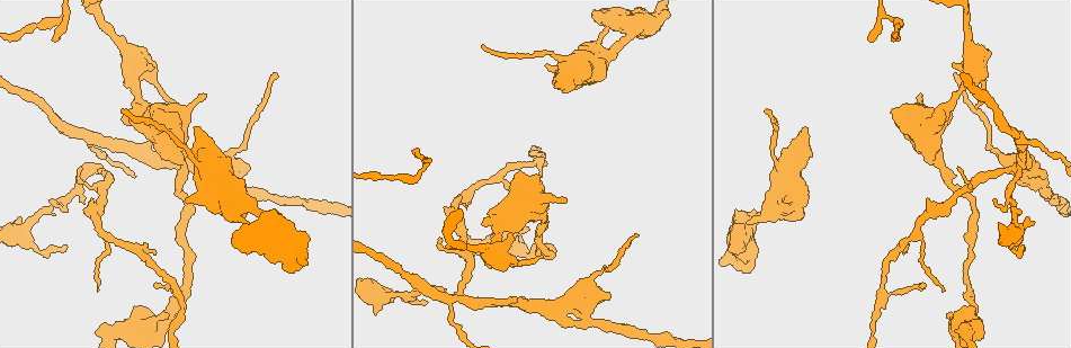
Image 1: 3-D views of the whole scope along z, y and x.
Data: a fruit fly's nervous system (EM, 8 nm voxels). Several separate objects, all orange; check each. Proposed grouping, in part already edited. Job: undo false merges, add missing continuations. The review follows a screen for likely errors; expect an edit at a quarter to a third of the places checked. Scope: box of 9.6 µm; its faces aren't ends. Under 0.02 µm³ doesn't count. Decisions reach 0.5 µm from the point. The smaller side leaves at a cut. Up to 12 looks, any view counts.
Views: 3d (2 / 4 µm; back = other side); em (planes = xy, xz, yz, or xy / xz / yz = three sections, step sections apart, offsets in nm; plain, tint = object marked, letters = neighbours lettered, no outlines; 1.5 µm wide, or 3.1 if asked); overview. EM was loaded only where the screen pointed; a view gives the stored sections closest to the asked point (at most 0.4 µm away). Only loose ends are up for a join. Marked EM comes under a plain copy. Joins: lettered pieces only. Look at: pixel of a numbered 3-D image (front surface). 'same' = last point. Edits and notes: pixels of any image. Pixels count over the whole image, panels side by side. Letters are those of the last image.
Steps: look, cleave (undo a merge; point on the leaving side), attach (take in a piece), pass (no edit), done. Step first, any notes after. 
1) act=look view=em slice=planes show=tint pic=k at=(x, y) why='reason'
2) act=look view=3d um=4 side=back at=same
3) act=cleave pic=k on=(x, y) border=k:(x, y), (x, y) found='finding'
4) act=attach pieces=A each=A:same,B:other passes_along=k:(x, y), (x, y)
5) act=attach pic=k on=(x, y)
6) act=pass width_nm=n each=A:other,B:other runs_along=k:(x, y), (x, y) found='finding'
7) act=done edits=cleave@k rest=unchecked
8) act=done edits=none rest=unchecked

act=look view=3d um=2 pic=1 at=(956, 74) why='end of a long branch'

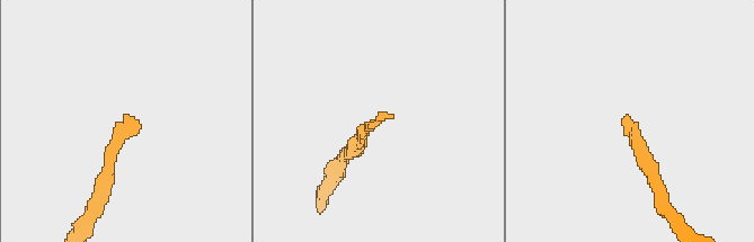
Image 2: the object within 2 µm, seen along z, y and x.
act=look view=em slice=planes show=tint pic=2 at=(626, 117)

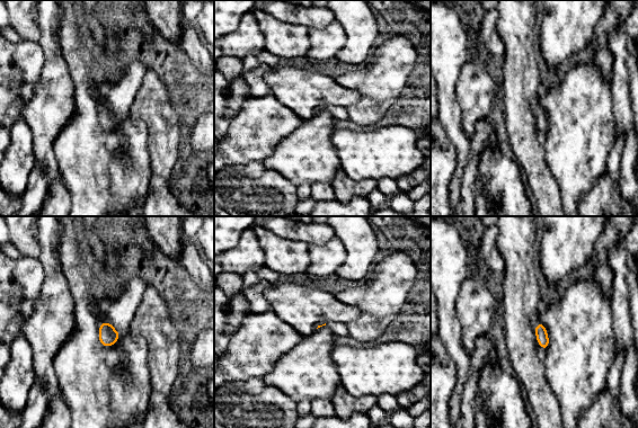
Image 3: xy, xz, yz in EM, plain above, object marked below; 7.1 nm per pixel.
act=look view=em slice=planes show=letters at=same

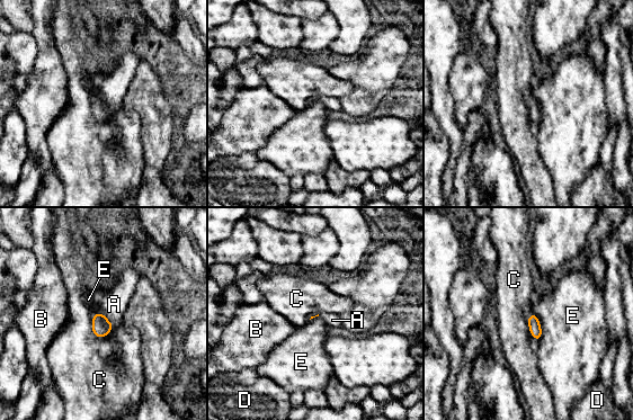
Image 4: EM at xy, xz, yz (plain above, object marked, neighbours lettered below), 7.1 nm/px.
act=attach pieces=A longest_contact=E:220nm each=A:same,B:other,C:other,D:other,E:other found='it goes on there'

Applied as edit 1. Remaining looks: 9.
act=look view=overview why='see it whole again'

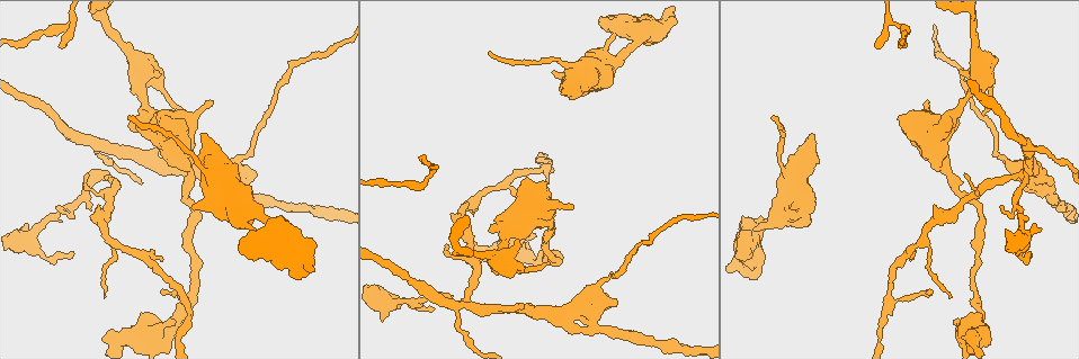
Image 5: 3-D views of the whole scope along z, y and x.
act=look view=3d um=2 pic=5 at=(569, 207) why='thin end'

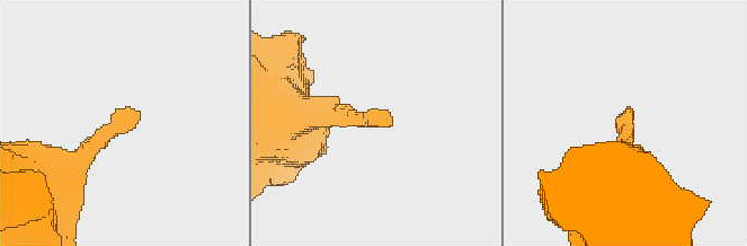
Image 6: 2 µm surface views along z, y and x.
act=look view=em slice=planes show=letters pic=6 at=(376, 125)

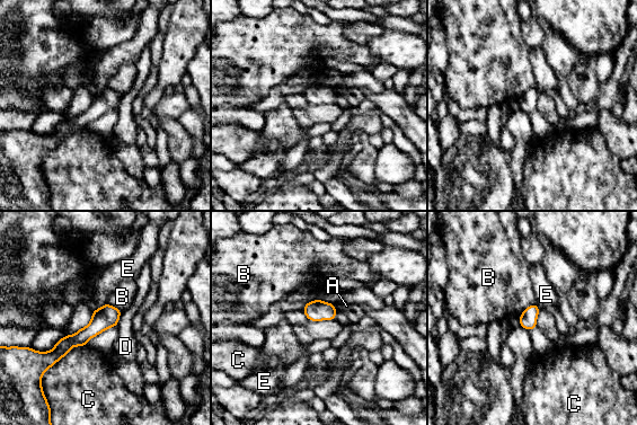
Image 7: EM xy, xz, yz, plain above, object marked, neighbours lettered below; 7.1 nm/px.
act=pass width_nm=120 each=A:other,B:other,C:other,D:other,E:other runs_along=7:(116, 311), (55, 354), (45, 354) found='no lettered piece goes on from it'

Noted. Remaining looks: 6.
act=look view=em slice=planes show=letters pic=5 at=(1053, 185) why='an open end'

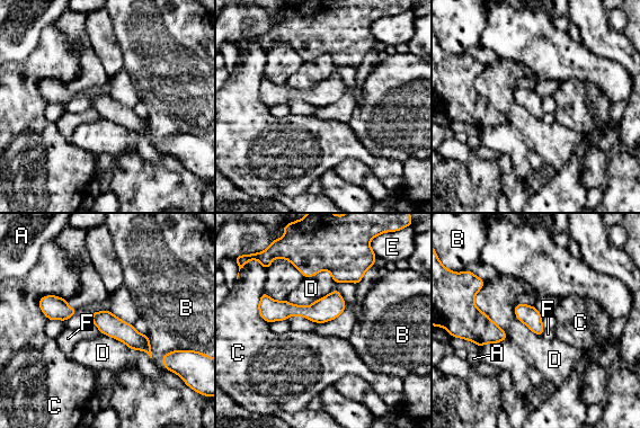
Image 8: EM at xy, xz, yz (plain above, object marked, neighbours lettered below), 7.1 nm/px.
act=pass each=A:other,B:other,C:other,D:other,E:other,F:other runs_along=8:(261, 303), (270, 310), (341, 306) found='none of them fits'

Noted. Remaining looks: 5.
act=look view=em slice=planes show=letters pic=5 at=(23, 226) why='stops while still wide'

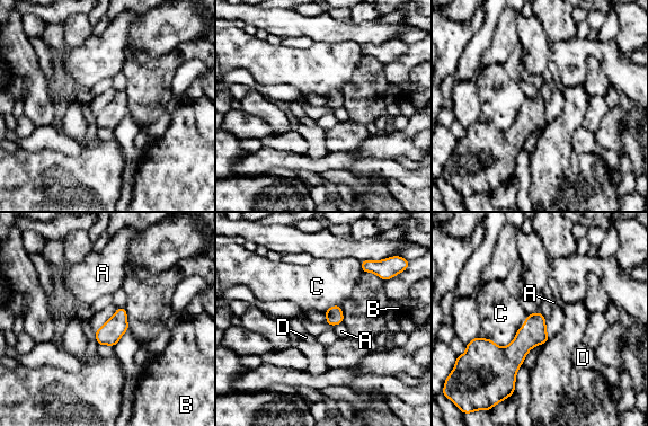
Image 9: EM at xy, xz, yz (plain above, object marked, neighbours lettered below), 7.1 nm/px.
act=pass longest_contact=C:340nm each=A:other,B:other,C:other,D:other border=9:(529, 314), (507, 345), (487, 338) found='no lettered piece goes on from it'

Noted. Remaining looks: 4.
act=look view=em slice=planes show=letters pic=5 at=(204, 135) why='branch stops here'

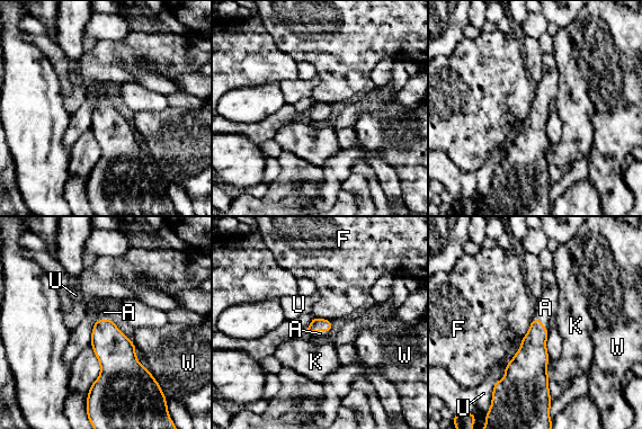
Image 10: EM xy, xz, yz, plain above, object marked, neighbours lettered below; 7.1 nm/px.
act=attach pieces=A each=A:same,F:other,K:other,U:other,W:other passes_along=10:(318, 324), (318, 330), (320, 333) found='it goes on there'

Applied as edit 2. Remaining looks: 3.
act=done edits=attach@4,attach@10 rest=unchecked

